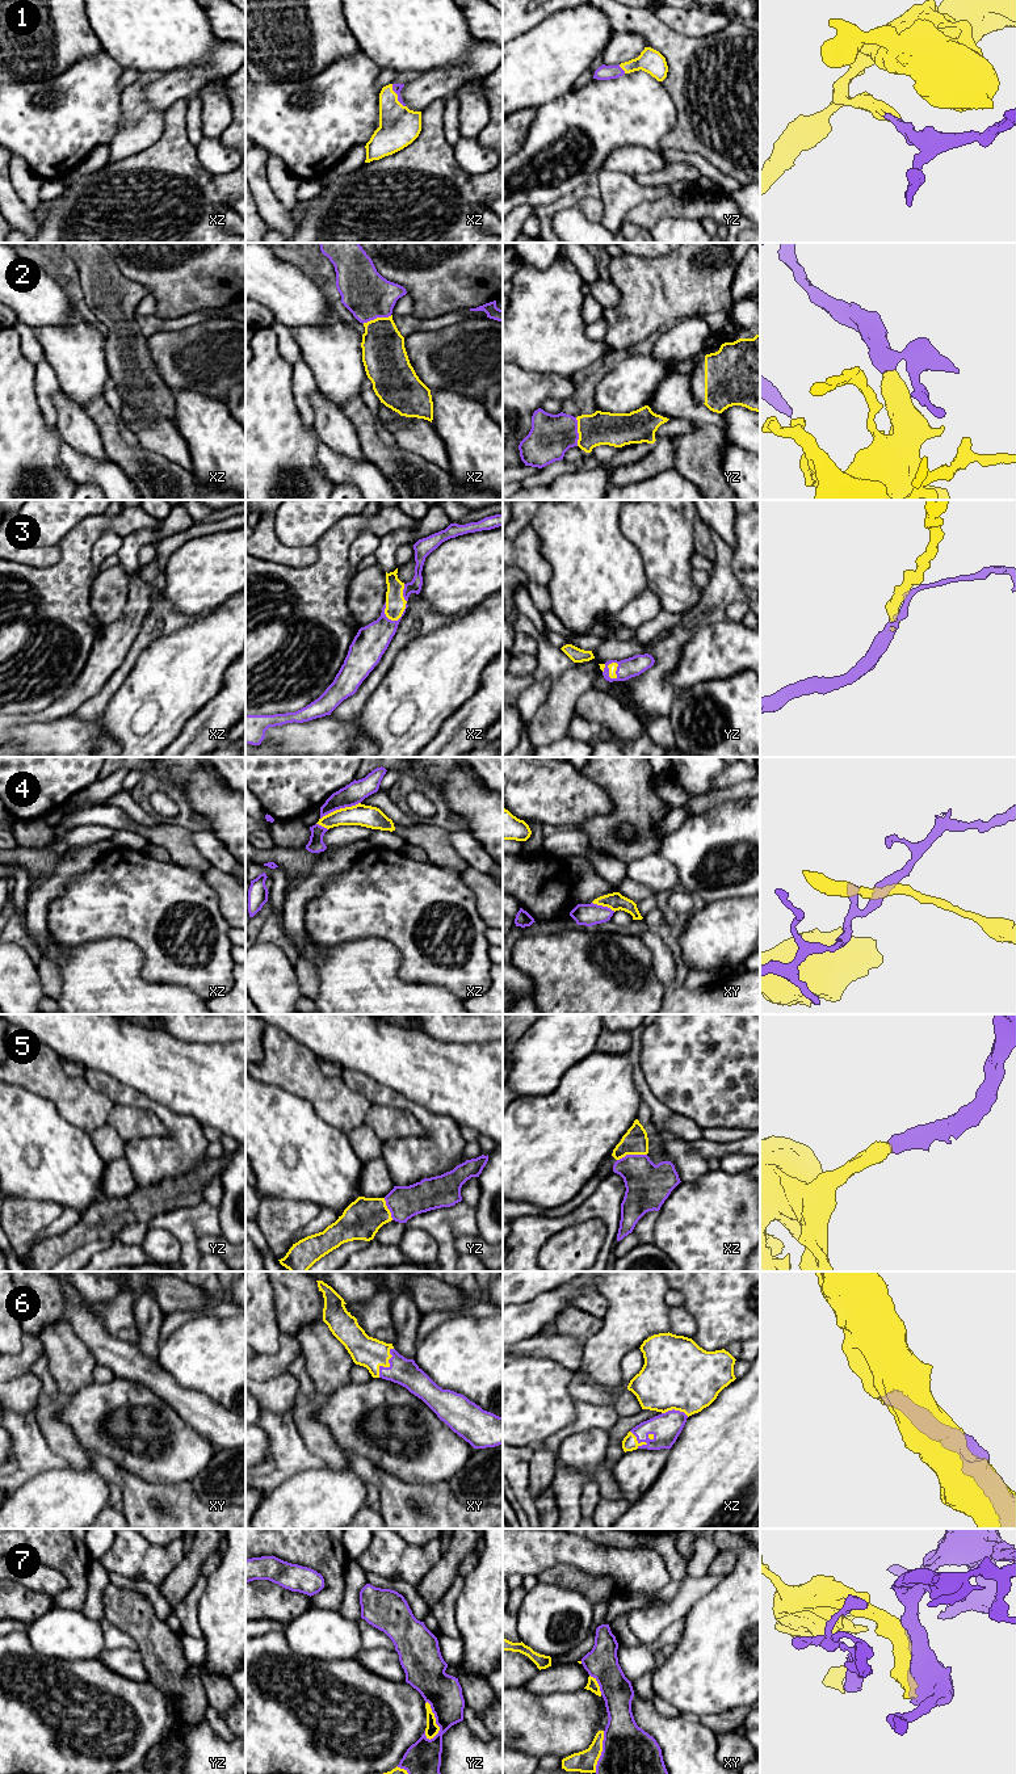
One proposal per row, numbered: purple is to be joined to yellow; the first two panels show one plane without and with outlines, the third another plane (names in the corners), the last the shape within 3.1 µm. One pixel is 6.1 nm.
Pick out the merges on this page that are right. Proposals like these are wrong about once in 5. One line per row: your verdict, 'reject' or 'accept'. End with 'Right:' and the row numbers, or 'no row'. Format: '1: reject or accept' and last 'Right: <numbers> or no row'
1: accept
2: accept
3: accept
4: reject
5: accept
6: accept
7: accept
Right: 1, 2, 3, 5, 6, 7

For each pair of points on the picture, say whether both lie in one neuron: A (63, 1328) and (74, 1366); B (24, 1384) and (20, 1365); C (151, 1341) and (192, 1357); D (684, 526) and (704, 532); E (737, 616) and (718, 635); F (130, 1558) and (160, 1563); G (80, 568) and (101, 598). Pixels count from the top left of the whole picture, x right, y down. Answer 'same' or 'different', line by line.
A: same
B: different
C: different
D: different
E: different
F: same
G: different

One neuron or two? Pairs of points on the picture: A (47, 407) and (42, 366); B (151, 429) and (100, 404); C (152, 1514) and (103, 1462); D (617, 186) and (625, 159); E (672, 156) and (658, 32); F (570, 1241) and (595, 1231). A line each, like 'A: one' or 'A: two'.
A: one
B: two
C: one
D: two
E: two
F: one

